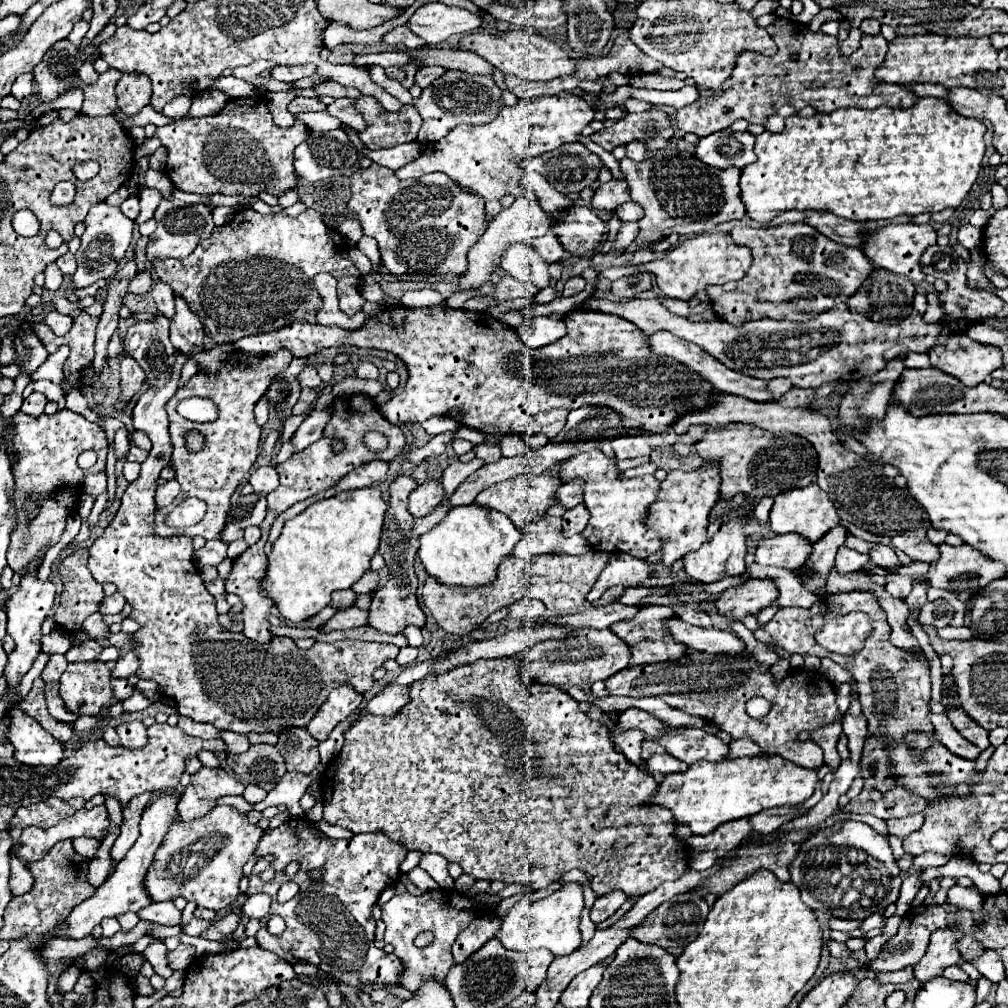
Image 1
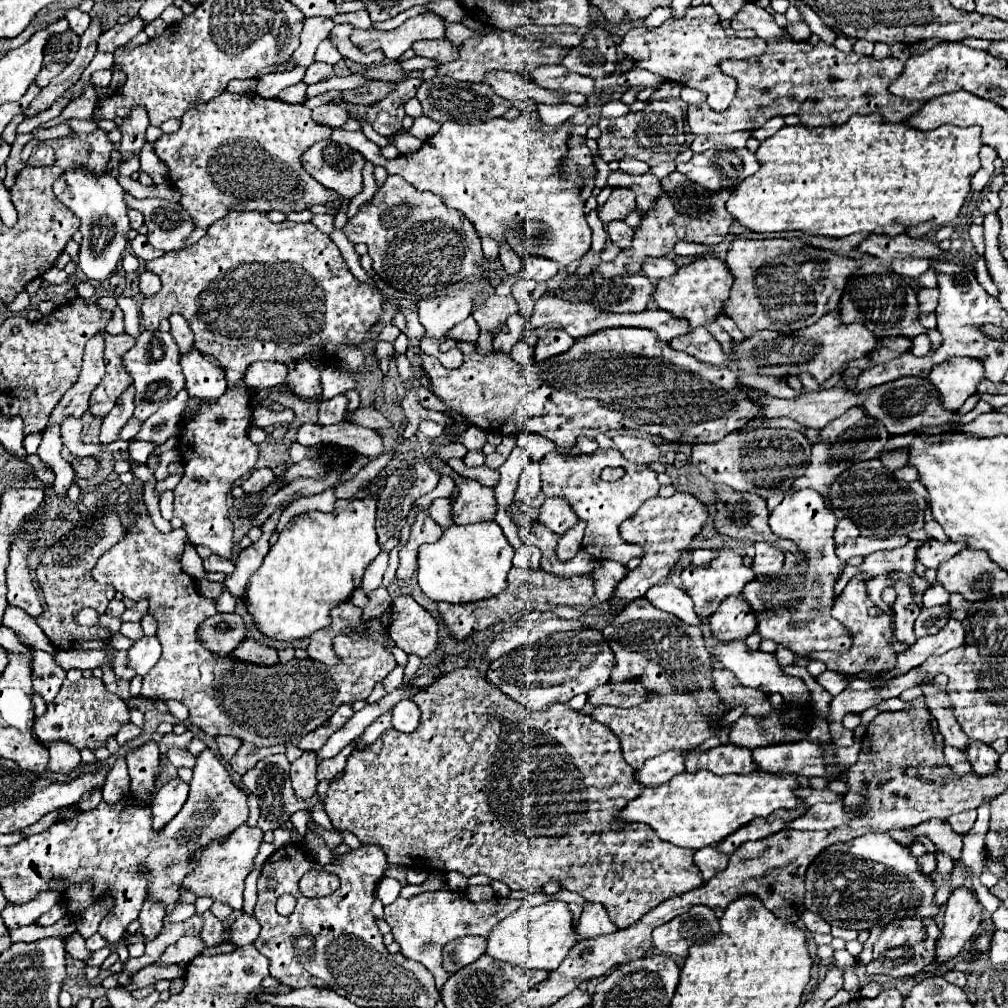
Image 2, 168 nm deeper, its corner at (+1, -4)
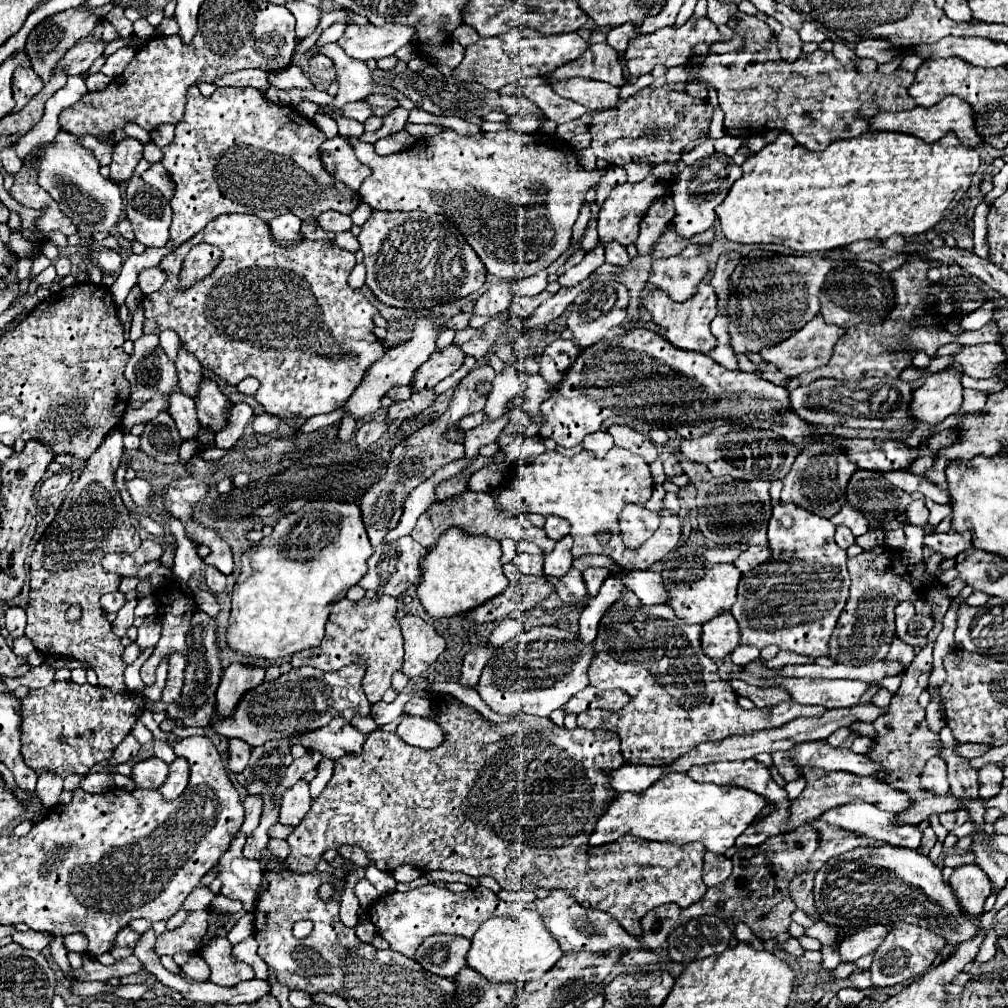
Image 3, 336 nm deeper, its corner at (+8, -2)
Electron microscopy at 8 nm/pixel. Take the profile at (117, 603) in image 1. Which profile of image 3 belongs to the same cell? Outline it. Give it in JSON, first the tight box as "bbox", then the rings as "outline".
{"bbox":[101,590,127,612],"outline":[[[119,590],[101,596],[101,606],[103,606],[105,612],[117,612],[125,602],[127,602],[127,598],[125,598],[125,594],[119,592]]]}

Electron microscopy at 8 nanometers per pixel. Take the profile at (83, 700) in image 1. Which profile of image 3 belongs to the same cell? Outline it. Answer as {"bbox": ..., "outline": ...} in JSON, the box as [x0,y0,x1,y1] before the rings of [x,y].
{"bbox":[21,682,145,778],"outline":[[[53,682],[45,688],[39,690],[31,690],[27,694],[27,698],[21,700],[21,714],[23,714],[23,722],[21,722],[21,756],[25,760],[25,764],[29,768],[33,768],[37,772],[37,776],[41,772],[53,772],[61,778],[69,776],[69,774],[79,774],[85,776],[89,774],[89,770],[103,762],[103,760],[111,760],[115,746],[121,744],[121,740],[131,732],[133,724],[139,720],[141,712],[145,710],[145,700],[139,694],[115,694],[109,688],[101,688],[101,686],[91,686],[91,684],[75,684],[75,682]]]}

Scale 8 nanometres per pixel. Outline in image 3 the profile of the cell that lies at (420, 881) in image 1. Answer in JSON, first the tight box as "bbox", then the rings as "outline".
{"bbox":[393,864,423,882],"outline":[[[403,864],[399,866],[397,870],[393,870],[393,876],[397,882],[411,882],[411,880],[417,880],[423,872],[411,864]]]}

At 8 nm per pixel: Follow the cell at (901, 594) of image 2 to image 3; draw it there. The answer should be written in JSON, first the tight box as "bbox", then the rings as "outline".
{"bbox":[885,636,915,668],"outline":[[[895,636],[893,644],[891,644],[891,650],[885,656],[885,662],[899,662],[899,664],[903,664],[903,668],[909,668],[913,658],[915,658],[913,646],[905,644],[903,640],[899,640],[899,636]]]}

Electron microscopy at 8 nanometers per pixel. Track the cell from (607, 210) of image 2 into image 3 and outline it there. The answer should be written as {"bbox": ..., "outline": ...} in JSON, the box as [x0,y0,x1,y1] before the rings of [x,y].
{"bbox":[597,178,669,246],"outline":[[[645,178],[643,182],[637,182],[637,184],[621,184],[617,188],[611,190],[609,198],[605,200],[605,204],[601,206],[599,210],[599,222],[597,222],[597,230],[599,230],[599,240],[601,244],[607,244],[607,242],[619,242],[623,246],[629,246],[629,244],[635,244],[637,236],[639,236],[639,224],[643,220],[643,216],[647,214],[649,206],[667,196],[669,194],[669,182],[663,180],[663,178]]]}

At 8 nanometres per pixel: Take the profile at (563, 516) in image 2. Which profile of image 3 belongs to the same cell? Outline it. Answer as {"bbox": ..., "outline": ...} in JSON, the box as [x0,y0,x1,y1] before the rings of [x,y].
{"bbox":[545,516,569,540],"outline":[[[549,516],[547,522],[545,522],[545,532],[551,540],[561,540],[563,536],[569,534],[569,522],[565,522],[563,518]]]}

